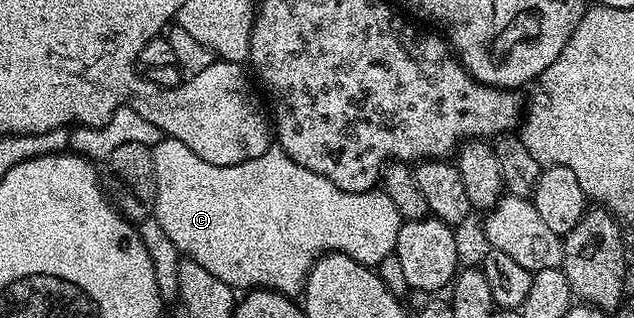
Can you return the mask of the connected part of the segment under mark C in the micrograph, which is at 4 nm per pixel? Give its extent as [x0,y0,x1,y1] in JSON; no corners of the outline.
[151,138,403,298]

